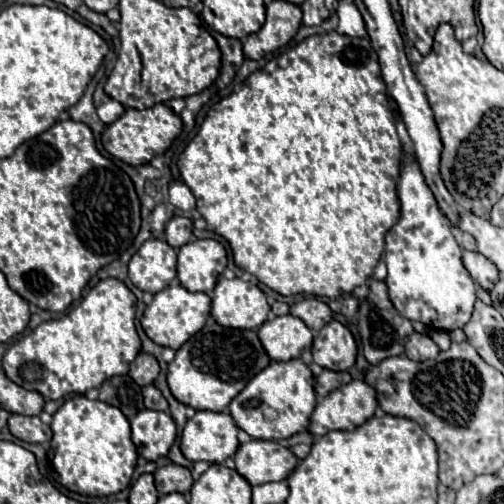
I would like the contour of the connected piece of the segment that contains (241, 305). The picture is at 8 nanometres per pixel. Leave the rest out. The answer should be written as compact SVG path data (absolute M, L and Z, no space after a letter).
M224 276L218 278L212 294L212 316L218 324L252 330L266 322L268 312L266 294L256 284L236 276L232 280Z

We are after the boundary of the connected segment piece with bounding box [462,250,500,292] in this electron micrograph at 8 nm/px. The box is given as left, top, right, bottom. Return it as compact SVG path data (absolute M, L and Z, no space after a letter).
M464 250L462 254L462 260L464 260L464 266L466 270L470 272L472 280L486 292L490 292L490 286L494 286L494 282L498 282L500 274L498 274L498 268L482 254L478 252L470 252L470 250Z

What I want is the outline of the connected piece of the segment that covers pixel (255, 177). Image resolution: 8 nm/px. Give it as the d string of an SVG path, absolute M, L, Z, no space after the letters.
M338 32L310 36L298 46L270 60L262 70L250 74L242 90L222 98L218 104L210 108L204 124L200 126L200 132L180 156L182 180L196 196L196 208L202 214L202 218L208 222L208 230L212 230L214 234L220 232L220 236L228 240L234 252L234 262L242 270L254 274L260 282L264 282L282 296L312 294L312 296L336 298L340 294L352 292L356 286L362 286L372 276L384 252L384 234L400 218L400 202L396 194L400 170L402 170L402 144L396 132L394 114L388 104L386 84L382 98L382 72L380 72L378 54L374 52L368 38L350 38Z

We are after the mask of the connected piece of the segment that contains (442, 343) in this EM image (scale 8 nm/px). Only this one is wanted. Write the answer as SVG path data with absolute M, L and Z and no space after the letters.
M430 330L428 336L438 344L440 350L448 350L450 348L450 336L448 336L448 332L444 332L444 330Z

